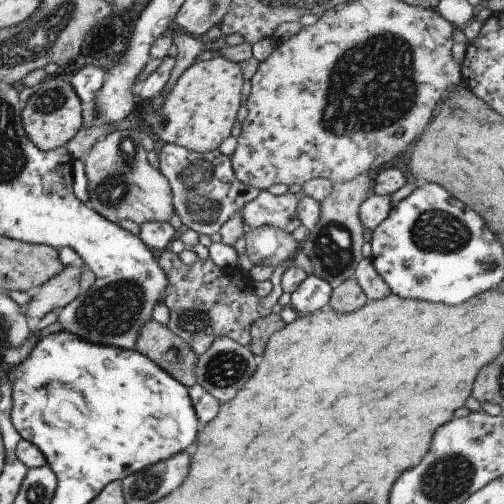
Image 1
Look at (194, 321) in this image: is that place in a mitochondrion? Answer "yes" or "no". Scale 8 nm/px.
yes

